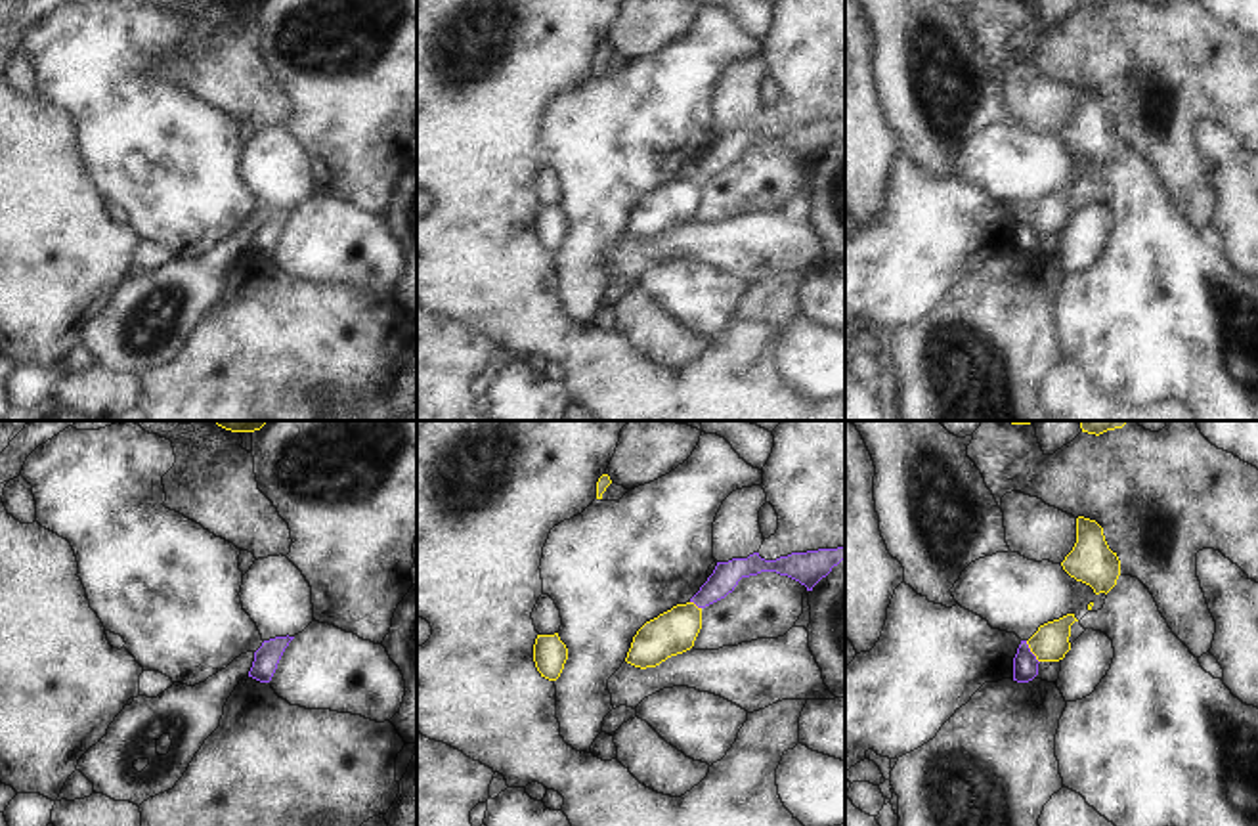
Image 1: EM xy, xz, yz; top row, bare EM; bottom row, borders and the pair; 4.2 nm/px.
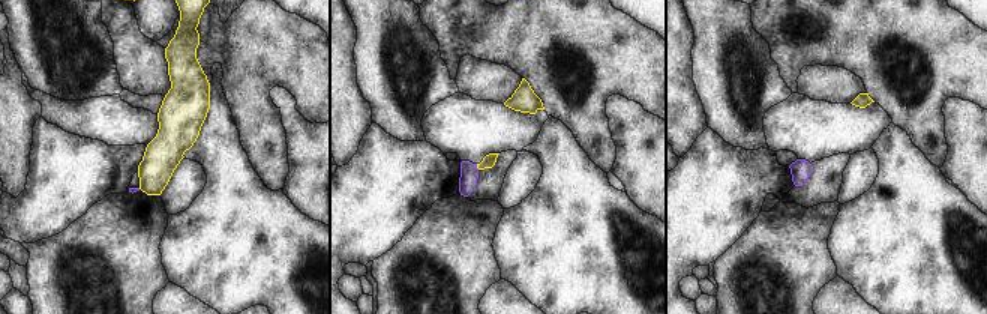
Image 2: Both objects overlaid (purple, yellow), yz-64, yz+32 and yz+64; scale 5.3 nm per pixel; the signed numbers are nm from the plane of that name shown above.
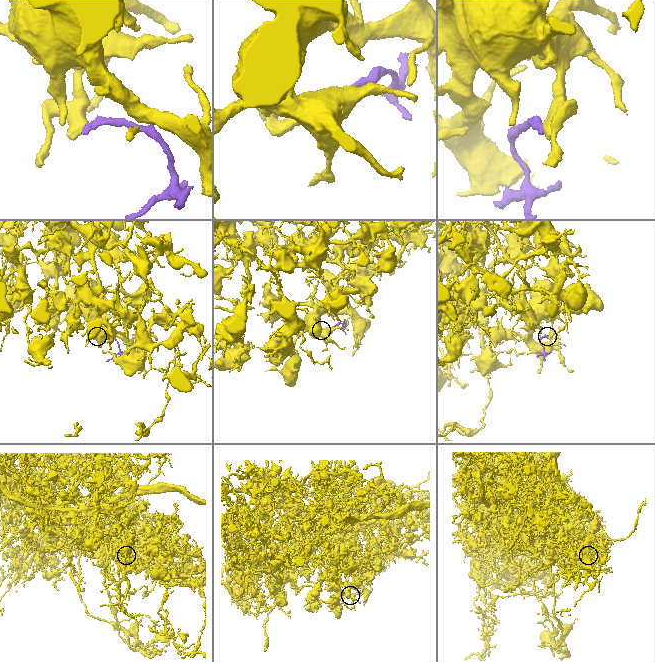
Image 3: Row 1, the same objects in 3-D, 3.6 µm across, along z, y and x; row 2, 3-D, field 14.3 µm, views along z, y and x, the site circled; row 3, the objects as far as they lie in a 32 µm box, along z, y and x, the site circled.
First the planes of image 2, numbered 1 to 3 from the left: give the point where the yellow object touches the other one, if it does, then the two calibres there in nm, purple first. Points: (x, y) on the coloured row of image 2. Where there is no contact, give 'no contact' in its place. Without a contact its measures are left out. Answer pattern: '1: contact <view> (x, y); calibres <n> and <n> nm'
1: no contact
2: contact yz+32 (476, 167); calibres 100 and 70 nm
3: no contact

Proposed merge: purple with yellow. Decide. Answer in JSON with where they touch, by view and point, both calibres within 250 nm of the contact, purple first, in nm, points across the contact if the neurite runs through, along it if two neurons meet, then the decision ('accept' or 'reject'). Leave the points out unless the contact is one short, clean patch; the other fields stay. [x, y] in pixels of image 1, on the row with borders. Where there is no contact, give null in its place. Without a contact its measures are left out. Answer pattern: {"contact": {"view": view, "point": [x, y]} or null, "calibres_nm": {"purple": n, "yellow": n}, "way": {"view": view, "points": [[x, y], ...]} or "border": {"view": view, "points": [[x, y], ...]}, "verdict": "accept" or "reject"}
{"contact": {"view": "yz", "point": [1031, 652]}, "calibres_nm": {"purple": 110, "yellow": 160}, "border": {"view": "yz", "points": [[1025, 641], [1039, 662]]}, "verdict": "reject"}

